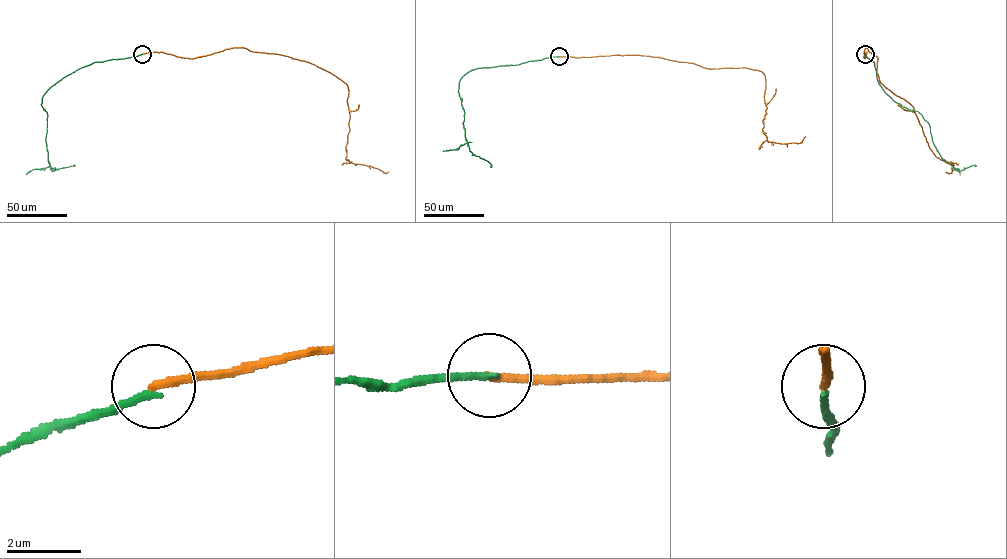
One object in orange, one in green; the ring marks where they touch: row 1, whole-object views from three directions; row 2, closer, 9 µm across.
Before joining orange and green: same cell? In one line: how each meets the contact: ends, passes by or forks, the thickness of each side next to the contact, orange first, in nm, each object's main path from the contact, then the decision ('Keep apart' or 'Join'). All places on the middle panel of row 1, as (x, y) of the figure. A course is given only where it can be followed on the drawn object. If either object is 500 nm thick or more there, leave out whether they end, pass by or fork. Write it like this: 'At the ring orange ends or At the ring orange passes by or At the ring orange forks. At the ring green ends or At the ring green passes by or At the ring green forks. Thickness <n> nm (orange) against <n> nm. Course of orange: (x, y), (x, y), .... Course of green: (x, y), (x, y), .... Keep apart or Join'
At the ring orange ends. At the ring green ends. Thickness 240 nm (orange) against 180 nm. Course of orange: (559, 56), (646, 55), (708, 68), (759, 70), (766, 82), (762, 131), (767, 140), (799, 143), (805, 136). Course of green: (559, 56), (478, 68), (461, 78), (458, 92), (464, 113), (465, 138), (469, 150), (487, 160), (490, 167). Keep apart

